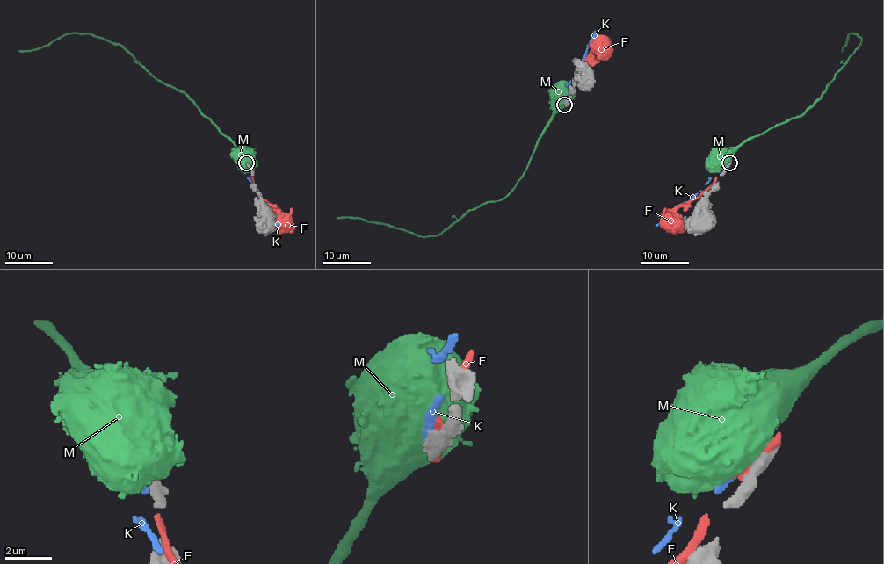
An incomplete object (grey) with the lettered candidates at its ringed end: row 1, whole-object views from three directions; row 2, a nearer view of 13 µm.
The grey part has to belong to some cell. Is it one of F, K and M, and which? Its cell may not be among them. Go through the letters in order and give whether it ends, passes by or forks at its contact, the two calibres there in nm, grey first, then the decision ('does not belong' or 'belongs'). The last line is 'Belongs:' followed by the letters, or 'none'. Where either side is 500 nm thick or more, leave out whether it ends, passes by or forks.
F: 700/440 nm | does not belong
K: 650/320 nm | does not belong
M: 650/850 nm | does not belong
Belongs: none

